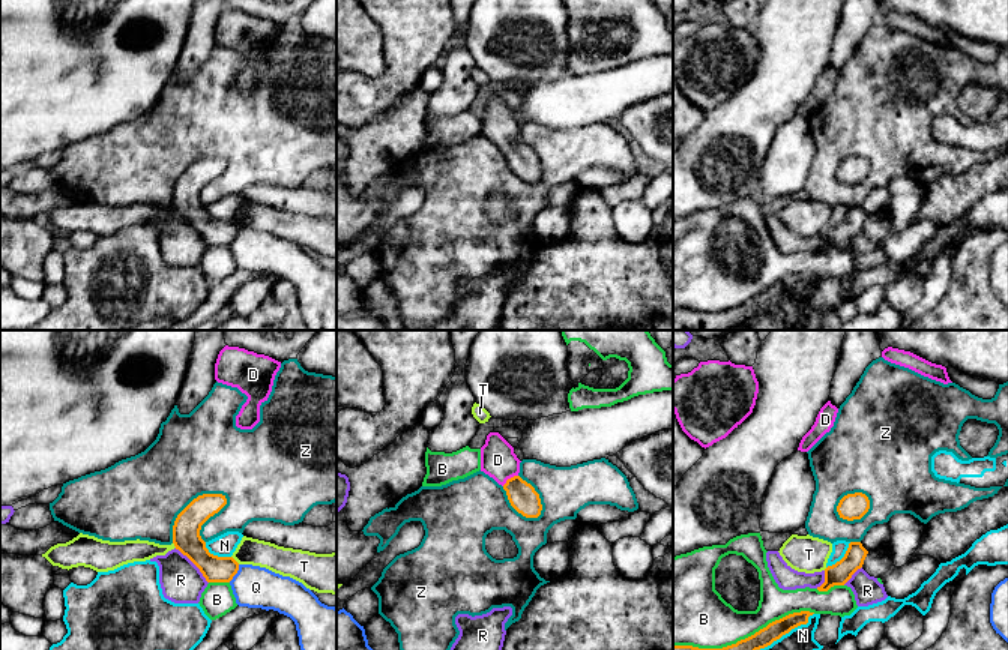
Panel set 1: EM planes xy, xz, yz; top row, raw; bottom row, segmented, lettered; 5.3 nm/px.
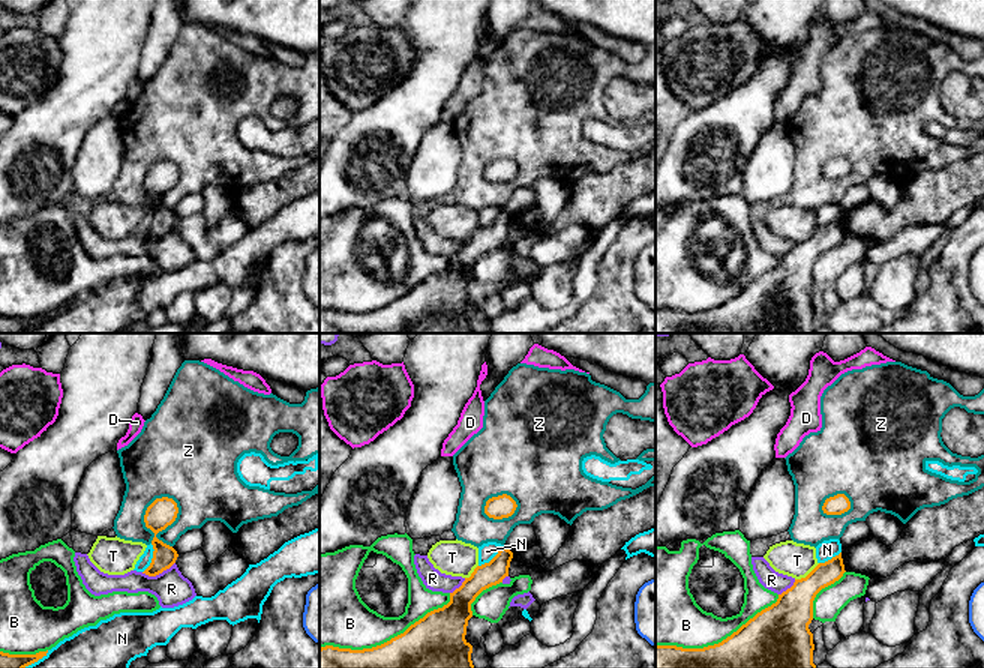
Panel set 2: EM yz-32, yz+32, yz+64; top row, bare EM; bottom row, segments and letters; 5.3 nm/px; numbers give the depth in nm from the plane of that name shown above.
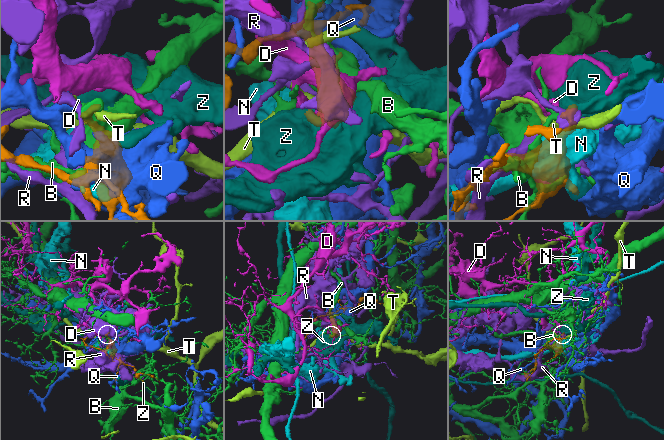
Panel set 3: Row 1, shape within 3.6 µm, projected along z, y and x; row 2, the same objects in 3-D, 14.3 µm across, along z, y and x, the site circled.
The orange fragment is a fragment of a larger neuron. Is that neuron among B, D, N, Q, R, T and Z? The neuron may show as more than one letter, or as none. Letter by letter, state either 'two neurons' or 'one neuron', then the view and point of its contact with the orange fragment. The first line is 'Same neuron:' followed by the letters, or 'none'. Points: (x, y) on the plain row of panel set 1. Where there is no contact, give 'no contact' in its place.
Same neuron: D
B: two neurons; contact yz (745, 302)
D: one neuron; contact xz (511, 141)
N: two neurons; contact yz (772, 305)
Q: two neurons; contact xy (235, 237)
R: two neurons; contact xy (194, 227)
T: two neurons; contact xy (235, 224)
Z: two neurons; contact xy (188, 168)

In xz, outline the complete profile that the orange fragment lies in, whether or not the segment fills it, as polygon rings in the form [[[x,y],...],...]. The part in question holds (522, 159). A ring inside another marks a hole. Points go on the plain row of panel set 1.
[[[490,96],[481,111],[481,135],[493,141],[506,155],[511,170],[526,182],[538,182],[542,174],[539,158],[523,144],[520,123],[514,111],[499,98]]]

